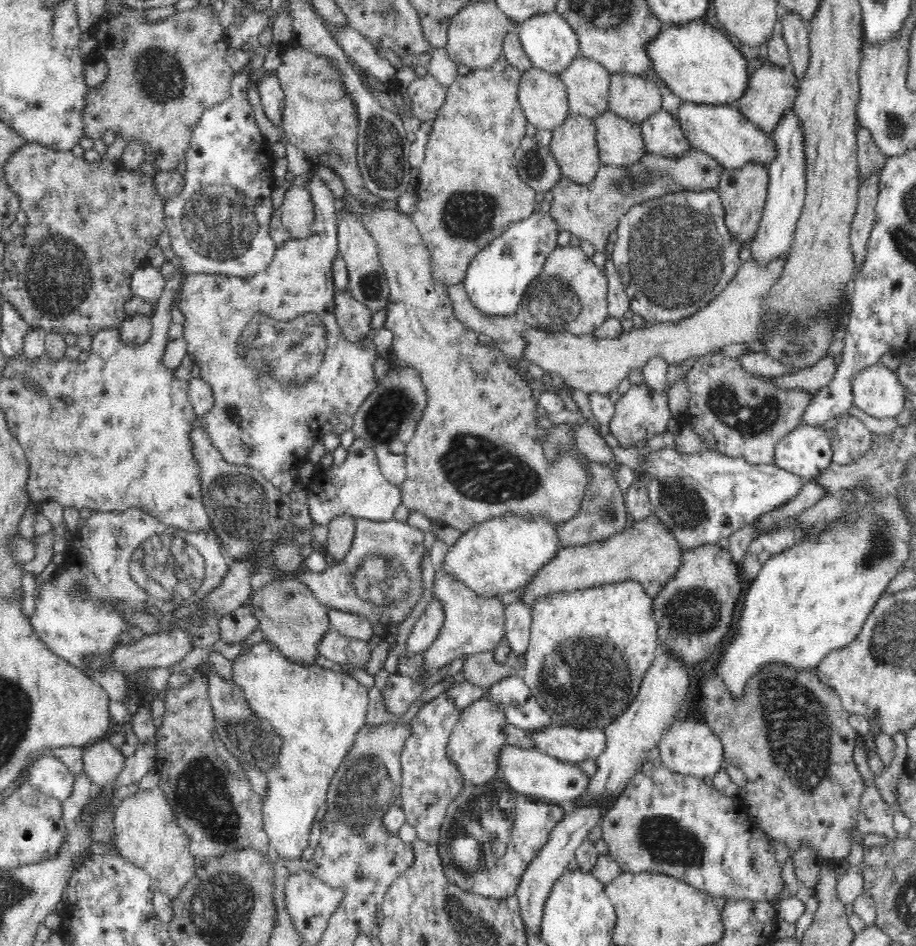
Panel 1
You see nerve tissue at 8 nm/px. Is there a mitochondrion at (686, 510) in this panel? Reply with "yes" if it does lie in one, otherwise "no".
yes

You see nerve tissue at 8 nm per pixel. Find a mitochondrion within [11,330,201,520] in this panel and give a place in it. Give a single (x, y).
(73, 437)

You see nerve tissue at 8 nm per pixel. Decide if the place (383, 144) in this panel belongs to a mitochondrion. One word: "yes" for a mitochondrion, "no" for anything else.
yes

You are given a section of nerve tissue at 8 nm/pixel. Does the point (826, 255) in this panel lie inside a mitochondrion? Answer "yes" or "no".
yes

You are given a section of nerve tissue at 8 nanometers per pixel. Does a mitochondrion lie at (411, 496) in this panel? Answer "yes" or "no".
no

